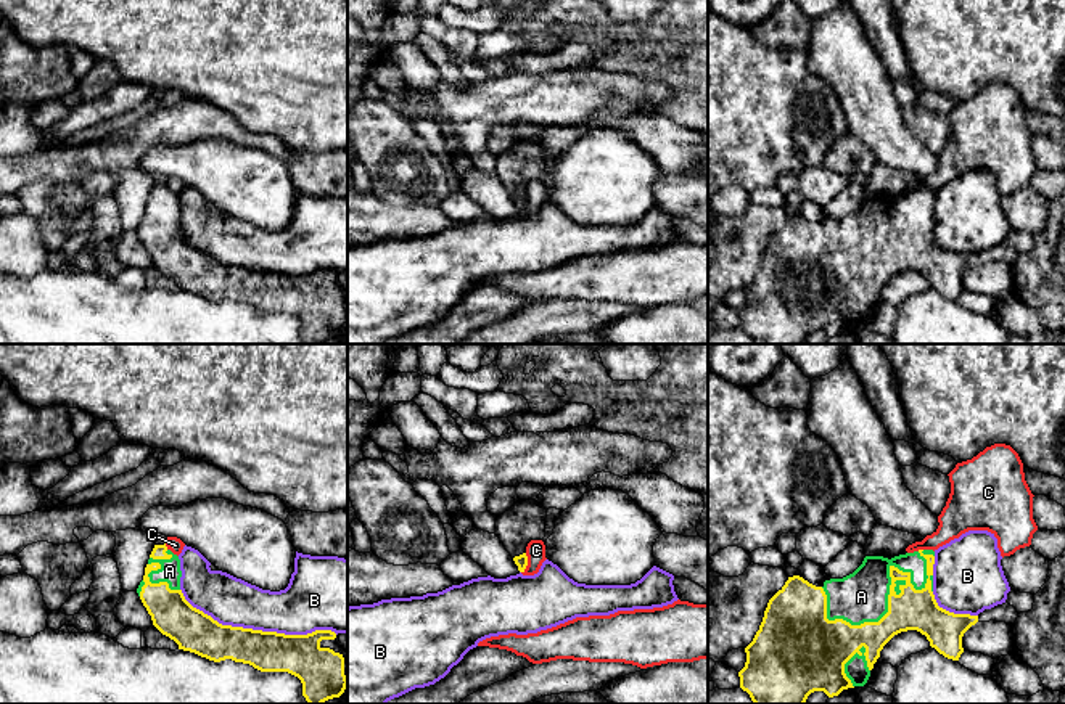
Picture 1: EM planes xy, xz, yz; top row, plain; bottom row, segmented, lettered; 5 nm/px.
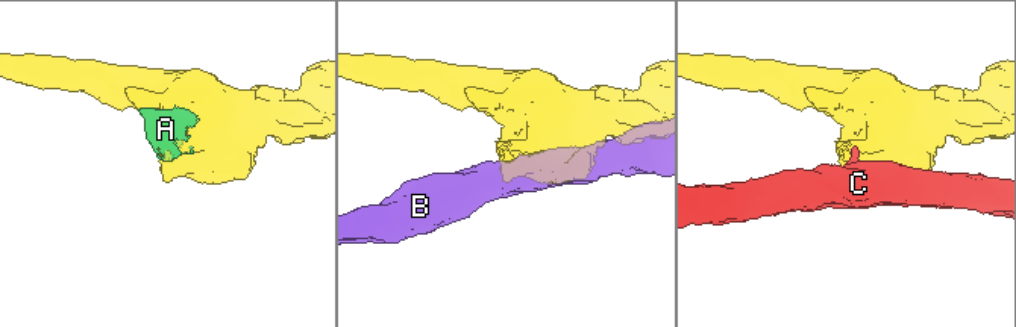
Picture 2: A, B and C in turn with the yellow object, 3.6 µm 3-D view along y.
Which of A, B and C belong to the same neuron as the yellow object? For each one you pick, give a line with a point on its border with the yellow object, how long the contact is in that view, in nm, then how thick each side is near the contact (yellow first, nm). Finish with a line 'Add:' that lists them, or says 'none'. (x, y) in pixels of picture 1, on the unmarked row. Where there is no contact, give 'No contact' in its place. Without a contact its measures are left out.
A: Touches yellow at yz (892, 221). Shared border 650 nm. Thickness 200 nm (yellow) against 260 nm
Add: A

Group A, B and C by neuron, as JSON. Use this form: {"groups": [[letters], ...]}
{"groups": [["A"], ["B"], ["C"]]}

